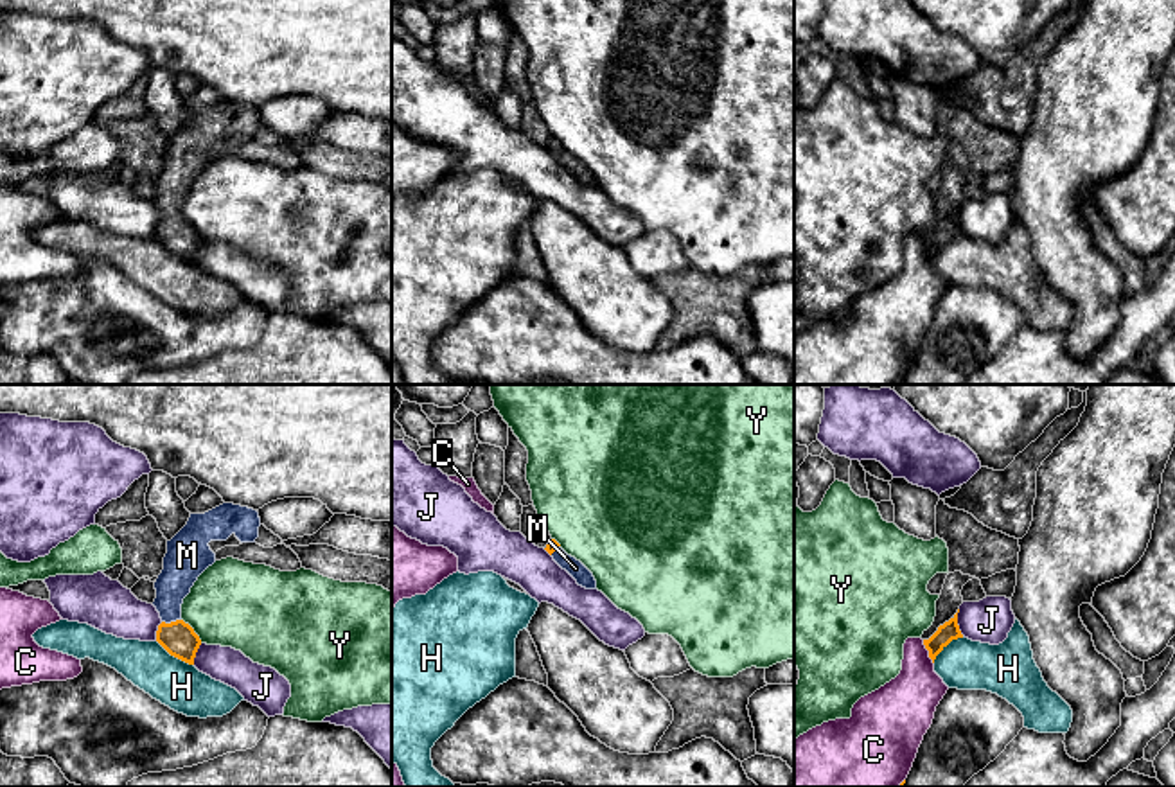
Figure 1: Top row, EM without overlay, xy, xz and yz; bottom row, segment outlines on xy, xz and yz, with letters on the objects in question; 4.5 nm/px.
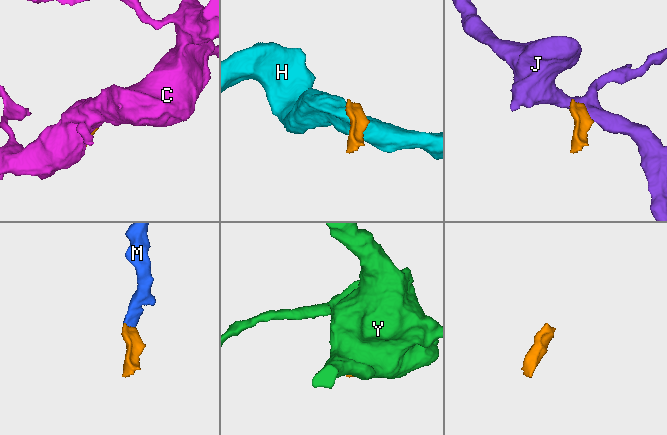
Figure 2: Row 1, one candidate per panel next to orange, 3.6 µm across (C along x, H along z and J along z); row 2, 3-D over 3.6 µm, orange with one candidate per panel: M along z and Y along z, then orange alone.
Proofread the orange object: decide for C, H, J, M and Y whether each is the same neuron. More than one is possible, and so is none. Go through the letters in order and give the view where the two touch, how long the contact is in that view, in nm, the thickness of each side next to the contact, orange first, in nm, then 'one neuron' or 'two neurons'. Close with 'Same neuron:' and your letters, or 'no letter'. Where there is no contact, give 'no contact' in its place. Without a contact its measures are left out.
C: meets orange in yz; contact 120 nm long; 90 nm thick on the orange side, 260 nm on the other; two neurons
H: meets orange in xy; contact 200 nm long; 160 nm thick on the orange side, 220 nm on the other; two neurons
J: meets orange in yz; contact 120 nm long; 90 nm thick on the orange side, 200 nm on the other; two neurons
M: meets orange in xy; contact 90 nm long; 160 nm thick on the orange side, 160 nm on the other; one neuron
Y: meets orange in xy; contact 140 nm long; 160 nm thick on the orange side, 380 nm on the other; two neurons
Same neuron: M

